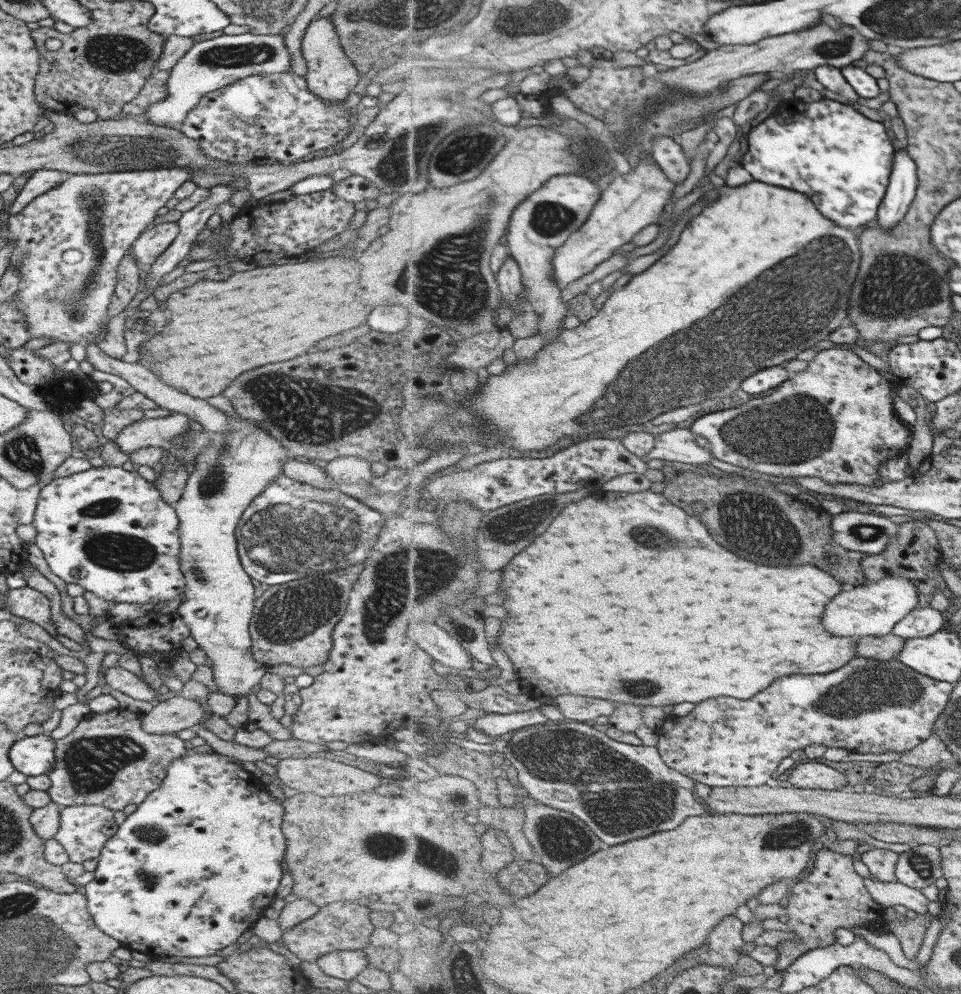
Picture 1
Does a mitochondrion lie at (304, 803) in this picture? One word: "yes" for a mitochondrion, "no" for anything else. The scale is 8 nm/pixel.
no

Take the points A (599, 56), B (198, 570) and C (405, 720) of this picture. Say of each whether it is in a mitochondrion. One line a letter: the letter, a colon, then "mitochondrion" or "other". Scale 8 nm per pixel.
A: other
B: mitochondrion
C: other

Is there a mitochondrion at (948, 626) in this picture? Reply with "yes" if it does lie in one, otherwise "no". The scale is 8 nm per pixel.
no

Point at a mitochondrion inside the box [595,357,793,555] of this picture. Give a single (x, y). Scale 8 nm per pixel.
(649, 531)

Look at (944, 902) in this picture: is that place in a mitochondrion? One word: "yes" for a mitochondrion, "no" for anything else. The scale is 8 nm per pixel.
no

